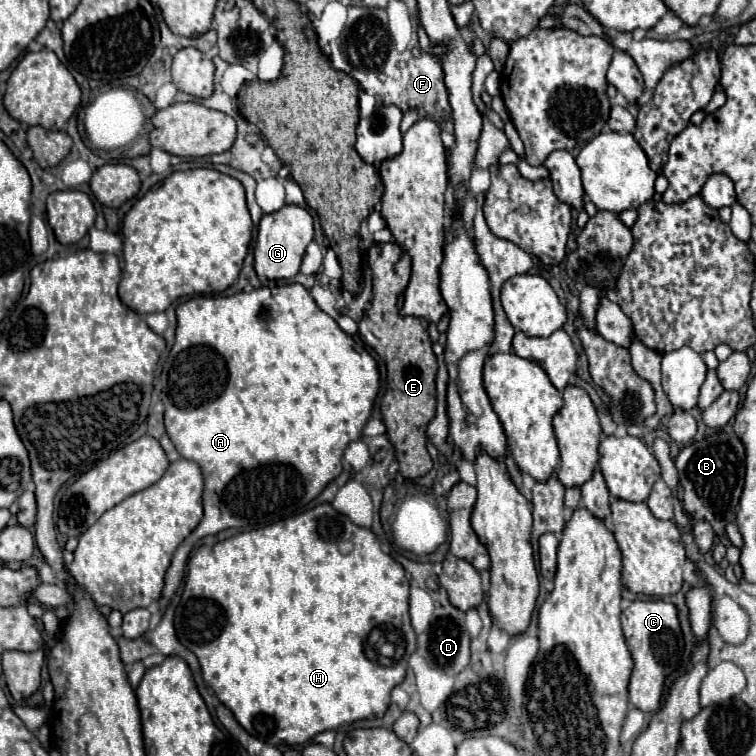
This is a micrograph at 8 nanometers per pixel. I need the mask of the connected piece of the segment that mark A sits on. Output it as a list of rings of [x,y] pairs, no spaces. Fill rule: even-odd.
[[[299,283],[279,285],[273,291],[269,287],[259,287],[259,289],[253,289],[251,293],[241,291],[241,293],[229,295],[229,297],[225,297],[225,295],[217,295],[217,297],[199,295],[199,297],[193,297],[193,299],[181,303],[177,307],[175,345],[171,347],[171,351],[165,359],[165,371],[167,371],[167,381],[169,381],[167,391],[161,393],[161,401],[165,405],[165,429],[167,429],[169,439],[177,447],[179,455],[189,461],[195,461],[203,471],[203,479],[205,479],[203,509],[205,509],[205,515],[203,515],[201,523],[195,527],[195,531],[179,545],[179,549],[173,555],[171,567],[165,575],[165,587],[161,593],[163,597],[159,599],[161,611],[167,609],[171,597],[175,595],[179,583],[183,581],[187,557],[199,539],[203,539],[207,535],[215,535],[215,533],[229,529],[229,527],[265,527],[265,525],[271,525],[273,521],[281,521],[291,515],[297,515],[299,509],[303,509],[309,501],[313,501],[329,481],[333,481],[337,475],[341,475],[343,451],[347,449],[347,445],[351,441],[361,439],[361,431],[363,431],[367,419],[371,417],[371,409],[373,409],[373,403],[375,403],[375,397],[379,391],[379,371],[377,371],[375,359],[367,353],[365,347],[357,345],[351,335],[343,333],[341,327],[327,313],[323,313],[317,307],[317,303],[309,295],[309,291]]]

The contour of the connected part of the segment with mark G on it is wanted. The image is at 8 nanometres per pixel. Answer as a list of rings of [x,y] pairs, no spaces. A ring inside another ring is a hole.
[[[285,205],[275,213],[263,215],[255,241],[254,269],[264,285],[267,280],[291,279],[301,267],[305,247],[313,241],[313,217],[299,205]]]

